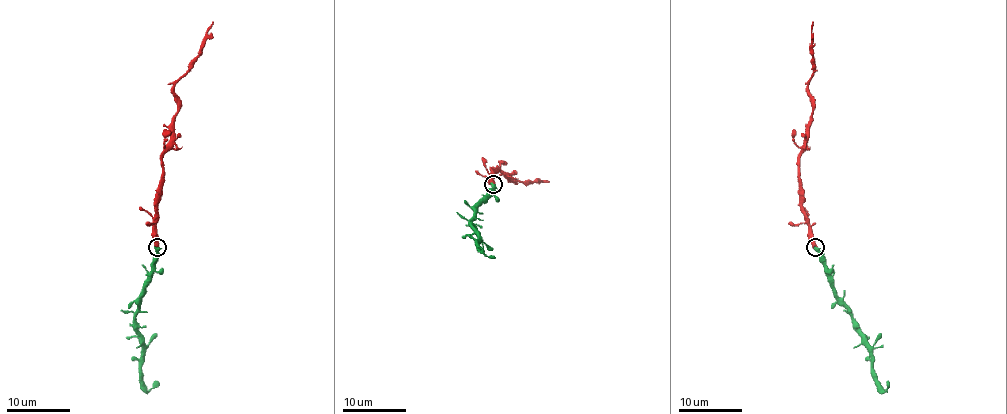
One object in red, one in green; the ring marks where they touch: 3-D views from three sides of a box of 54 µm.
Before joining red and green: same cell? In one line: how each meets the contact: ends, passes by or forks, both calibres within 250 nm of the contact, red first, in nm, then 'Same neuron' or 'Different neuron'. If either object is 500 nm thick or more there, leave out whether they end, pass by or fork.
Thickness 600 nm (red) against 460 nm. Same neuron

